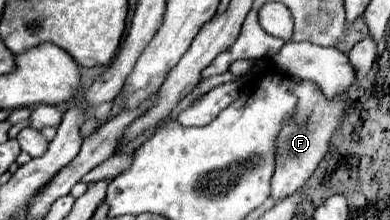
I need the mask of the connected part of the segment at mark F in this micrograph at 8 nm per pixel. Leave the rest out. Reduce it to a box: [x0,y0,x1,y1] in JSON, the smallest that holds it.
[271,81,347,201]

